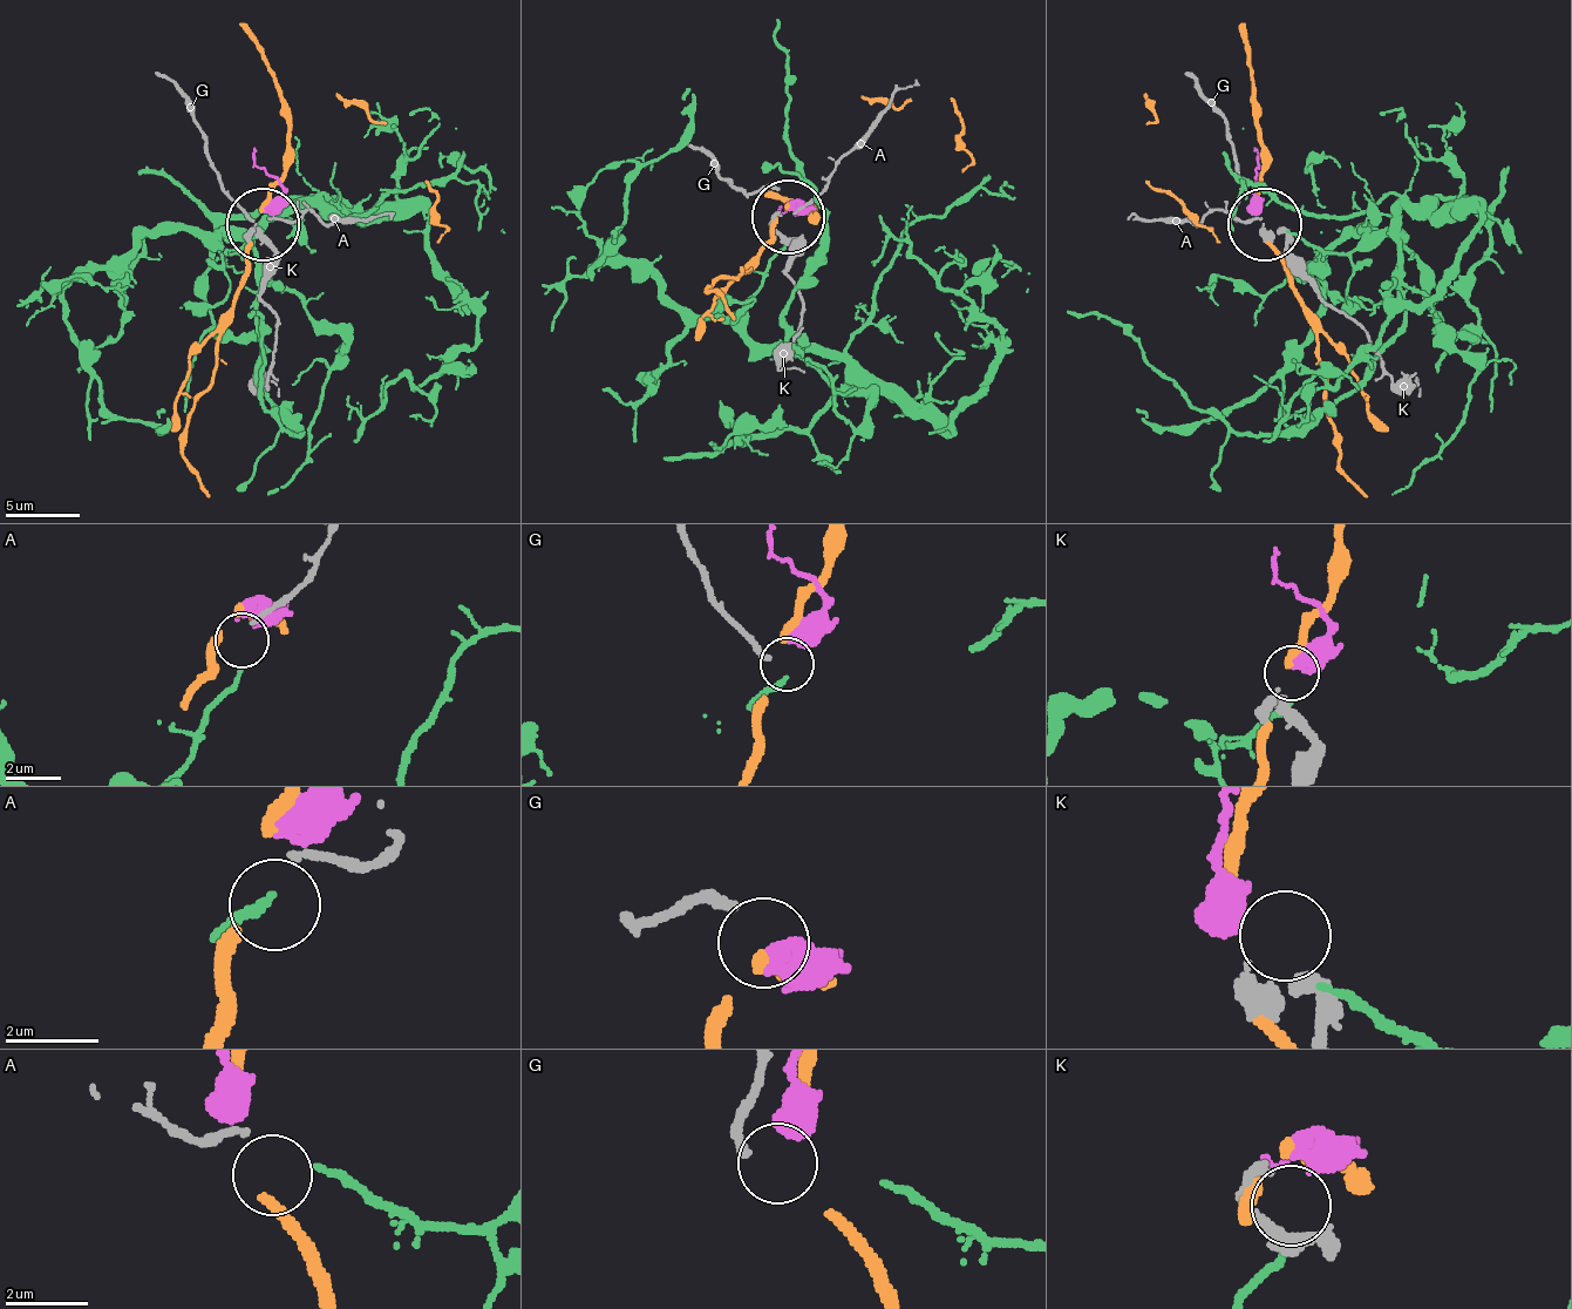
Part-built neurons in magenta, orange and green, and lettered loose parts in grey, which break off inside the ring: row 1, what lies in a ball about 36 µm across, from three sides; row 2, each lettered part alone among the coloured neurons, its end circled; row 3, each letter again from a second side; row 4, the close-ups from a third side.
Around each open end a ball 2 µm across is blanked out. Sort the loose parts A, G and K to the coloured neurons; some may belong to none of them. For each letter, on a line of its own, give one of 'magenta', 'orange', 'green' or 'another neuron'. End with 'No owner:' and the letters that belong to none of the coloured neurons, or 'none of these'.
A: green
G: another neuron
K: another neuron
No owner: G, K

